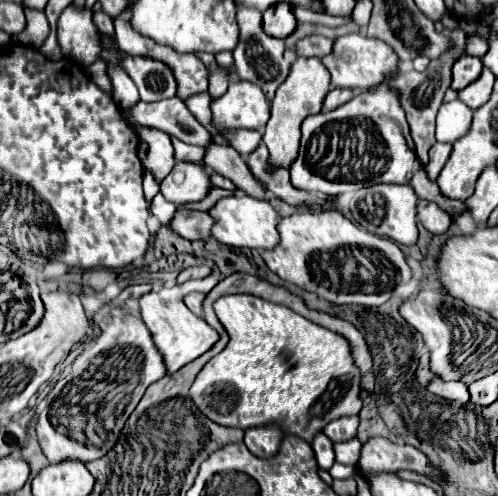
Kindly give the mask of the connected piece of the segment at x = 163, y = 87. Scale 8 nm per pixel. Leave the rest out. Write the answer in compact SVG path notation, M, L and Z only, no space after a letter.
M122 55L122 63L132 81L136 83L142 101L152 103L176 95L176 79L170 67L166 67L164 63L144 57L132 59L128 55Z

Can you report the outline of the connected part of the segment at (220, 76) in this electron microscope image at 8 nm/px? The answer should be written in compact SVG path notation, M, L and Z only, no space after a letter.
M218 69L218 71L210 73L208 83L210 83L210 89L208 89L210 97L216 99L216 97L224 95L224 91L226 91L228 85L230 85L230 73L228 73L228 69Z

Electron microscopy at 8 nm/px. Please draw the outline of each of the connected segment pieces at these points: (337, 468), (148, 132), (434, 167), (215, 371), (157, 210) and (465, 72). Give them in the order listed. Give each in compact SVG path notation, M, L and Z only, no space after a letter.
M335 462L335 464L329 470L329 473L334 479L352 478L357 474L357 467Z
M142 127L140 139L148 145L148 157L144 161L144 169L150 169L156 175L156 179L162 181L176 165L172 137L166 131Z
M436 143L432 149L430 149L430 161L428 161L428 177L434 181L438 177L438 173L442 171L444 163L448 161L450 157L450 151L452 151L452 145L450 143Z
M224 295L214 301L214 313L224 329L228 329L230 341L220 355L206 363L190 387L190 395L196 407L208 419L218 425L240 429L280 423L286 435L292 433L312 443L312 435L322 431L332 419L360 413L362 379L358 367L354 365L350 343L342 335L312 323L290 307L264 301L262 297L254 295Z
M158 193L158 195L152 199L152 203L150 203L150 211L162 221L162 225L168 225L168 219L172 219L172 215L174 215L174 211L176 211L176 205L170 203L170 201L166 201L164 195Z
M462 55L456 61L456 67L452 69L452 89L460 91L464 89L468 83L472 83L482 71L482 59L480 57L472 57L472 55Z

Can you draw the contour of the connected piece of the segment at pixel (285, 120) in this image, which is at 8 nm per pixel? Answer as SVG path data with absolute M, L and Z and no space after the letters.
M298 57L292 63L290 75L276 89L276 97L272 99L272 107L270 107L270 119L262 133L262 141L266 143L266 147L272 155L272 163L284 163L284 167L290 167L290 163L292 163L292 159L296 159L296 151L298 151L300 123L308 115L322 109L322 101L328 91L330 91L330 73L318 57Z

